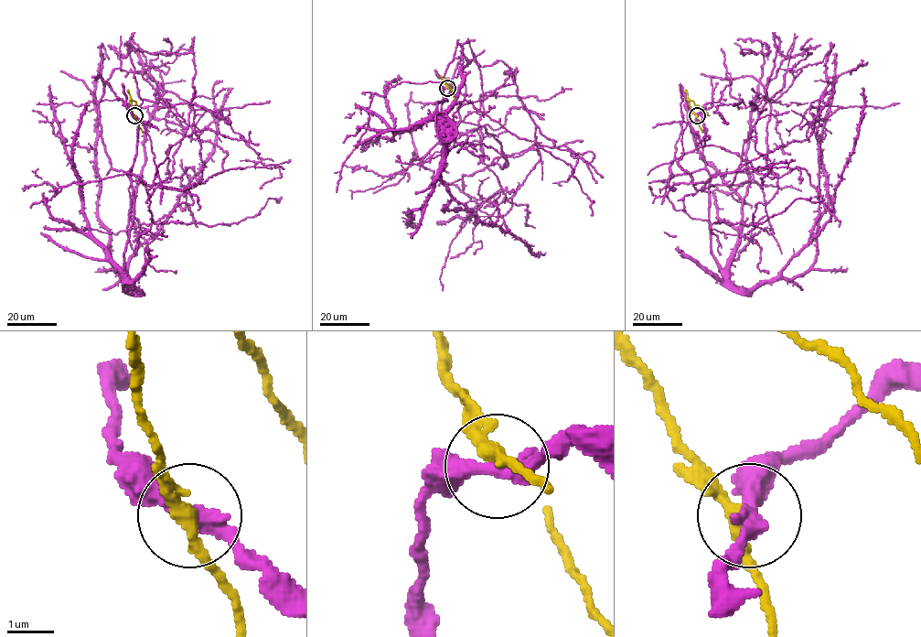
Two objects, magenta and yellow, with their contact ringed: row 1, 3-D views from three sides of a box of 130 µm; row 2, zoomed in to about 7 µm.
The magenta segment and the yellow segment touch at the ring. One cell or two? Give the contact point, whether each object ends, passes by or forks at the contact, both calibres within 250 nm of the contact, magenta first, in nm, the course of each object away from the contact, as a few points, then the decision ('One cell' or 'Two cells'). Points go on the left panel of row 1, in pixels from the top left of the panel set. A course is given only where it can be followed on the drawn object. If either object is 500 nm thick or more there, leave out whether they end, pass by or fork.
Place: (134, 115). At the ring magenta passes by. At the ring yellow passes by. Thickness 340 nm (magenta) against 280 nm. Course of magenta: (134, 116), (94, 77), (103, 86), (104, 152), (111, 167), (130, 172), (128, 283). Course of yellow: (134, 116), (132, 101), (143, 116). Two cells

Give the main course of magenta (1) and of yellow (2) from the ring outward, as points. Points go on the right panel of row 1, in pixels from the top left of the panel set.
1: (697, 116), (712, 105), (709, 76), (752, 76), (770, 102), (766, 167), (710, 182), (722, 283)
2: (696, 116), (690, 101), (710, 116)

